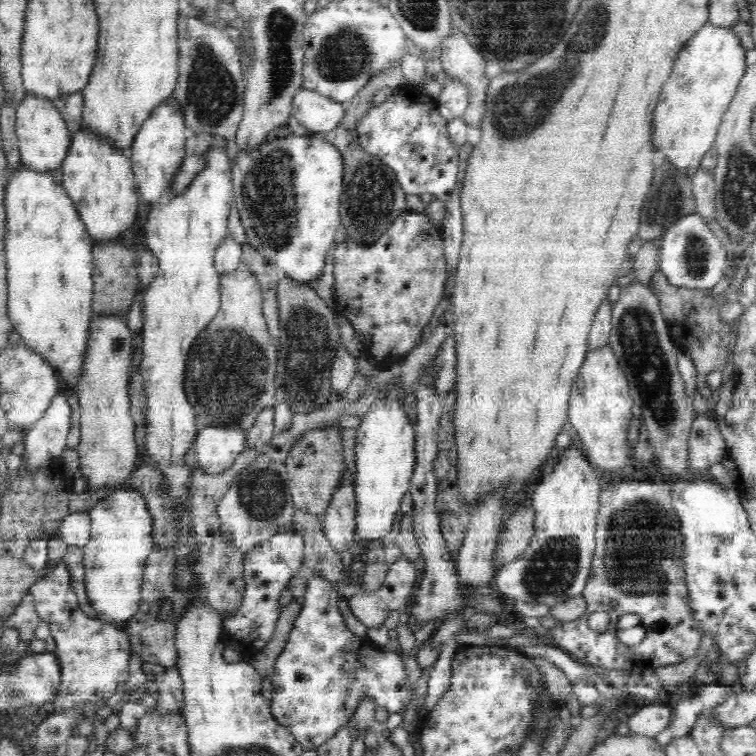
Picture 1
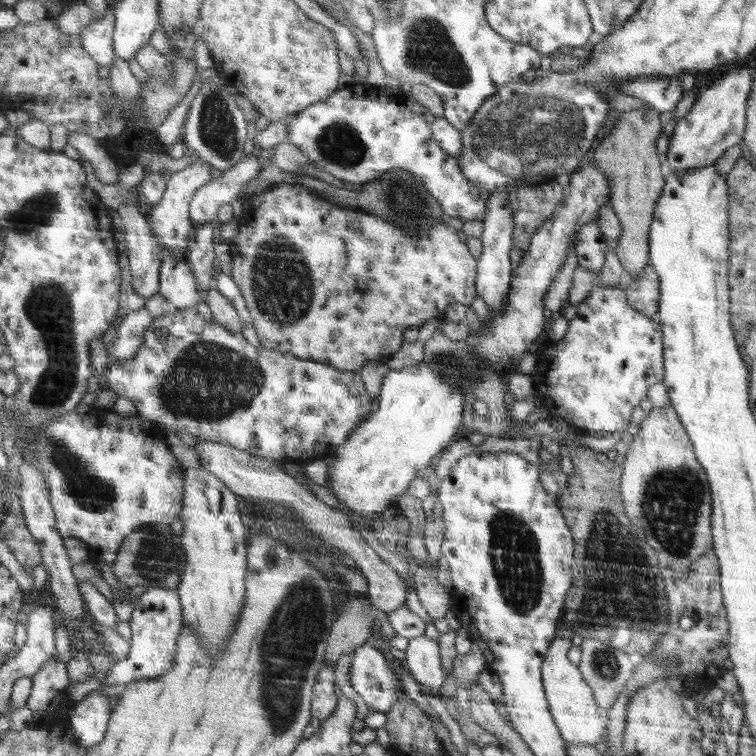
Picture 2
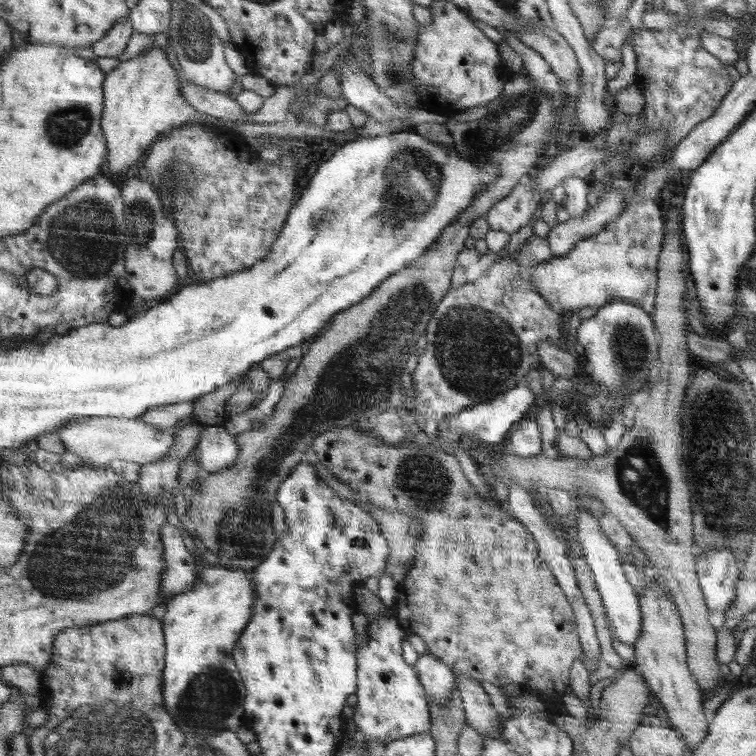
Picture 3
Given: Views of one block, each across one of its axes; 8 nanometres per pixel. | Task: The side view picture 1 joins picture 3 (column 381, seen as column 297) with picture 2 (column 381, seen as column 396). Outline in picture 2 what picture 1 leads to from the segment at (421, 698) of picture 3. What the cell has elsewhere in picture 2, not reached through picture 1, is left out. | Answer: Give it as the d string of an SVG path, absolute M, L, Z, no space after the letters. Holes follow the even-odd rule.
M363 644L355 650L355 654L351 656L351 688L357 692L357 696L365 702L365 706L371 710L371 712L389 712L393 704L401 702L403 700L403 694L401 698L397 698L393 692L393 670L387 668L385 664L385 658L381 652L377 652L375 648Z

